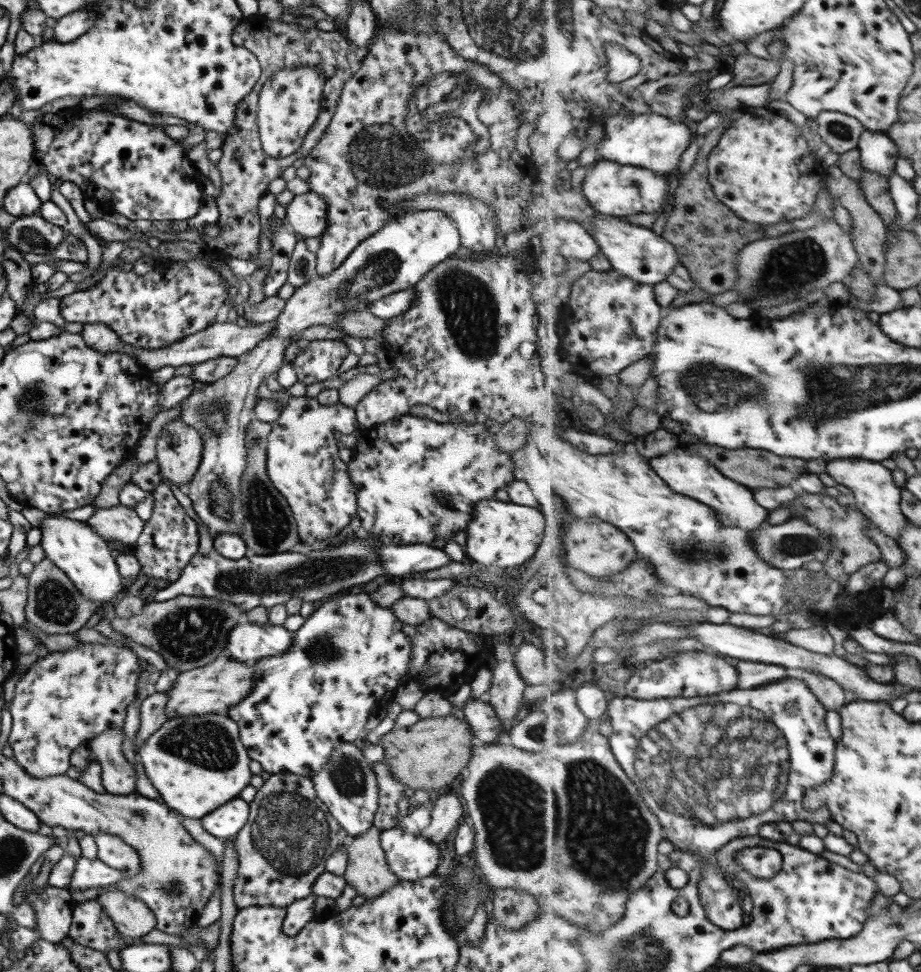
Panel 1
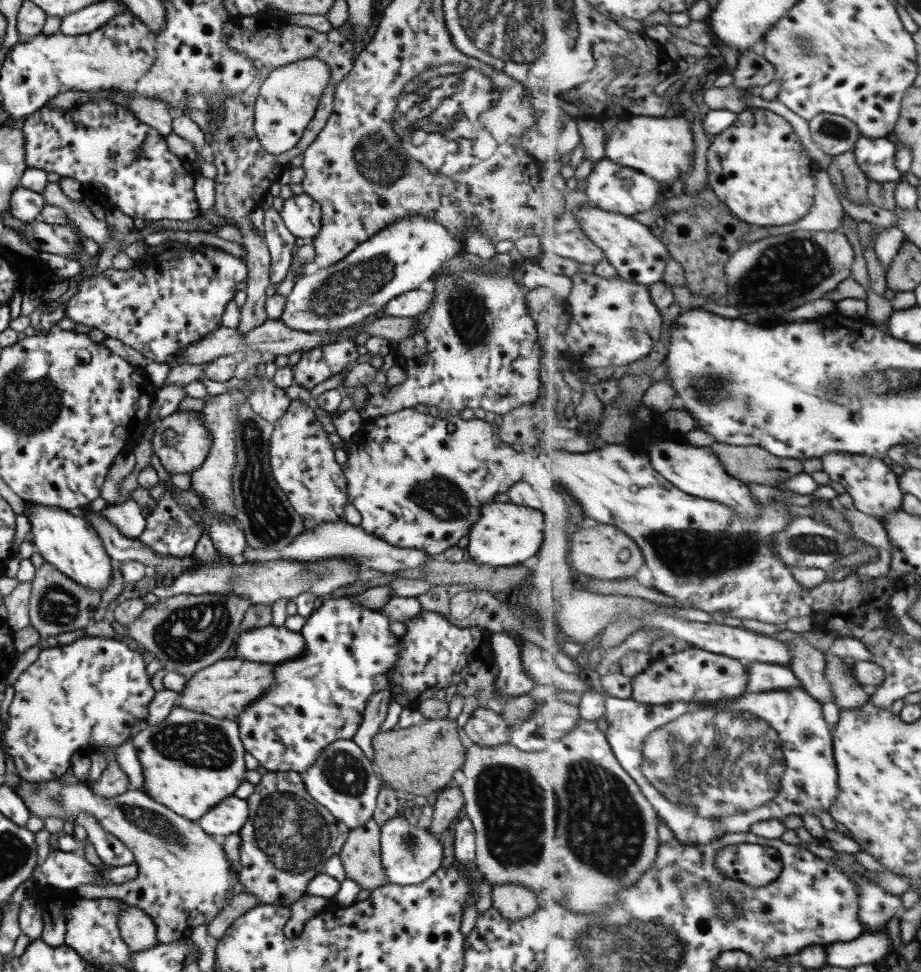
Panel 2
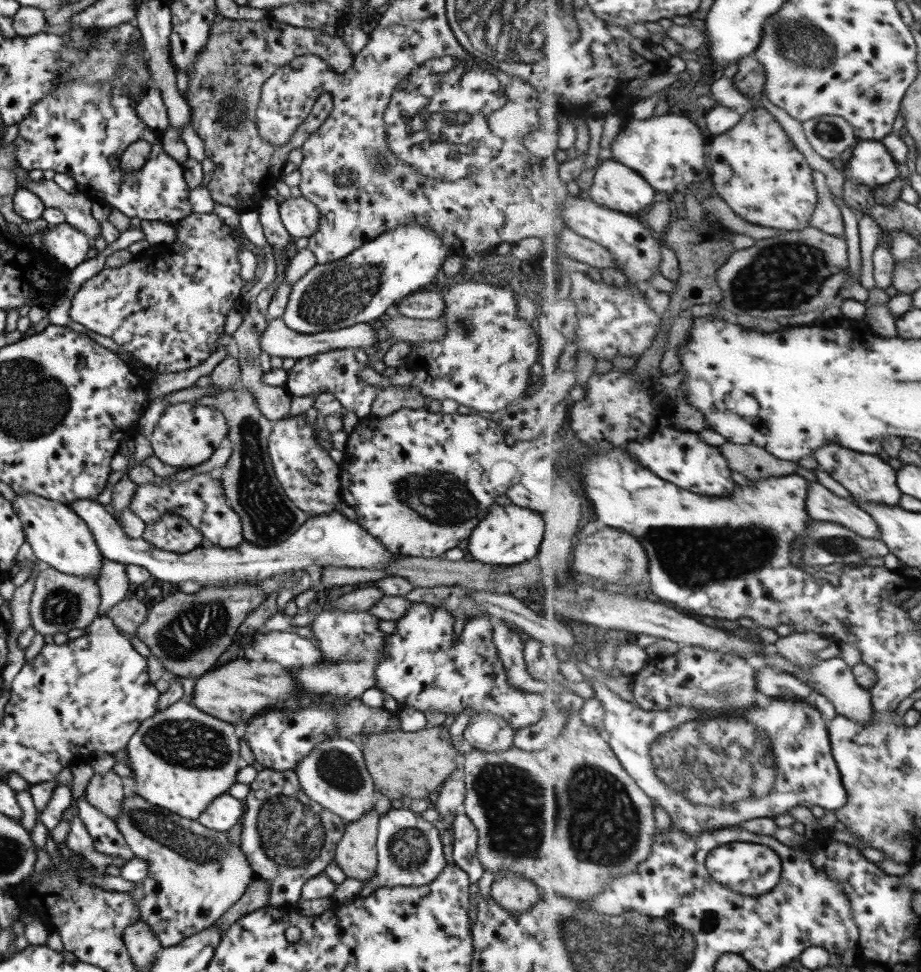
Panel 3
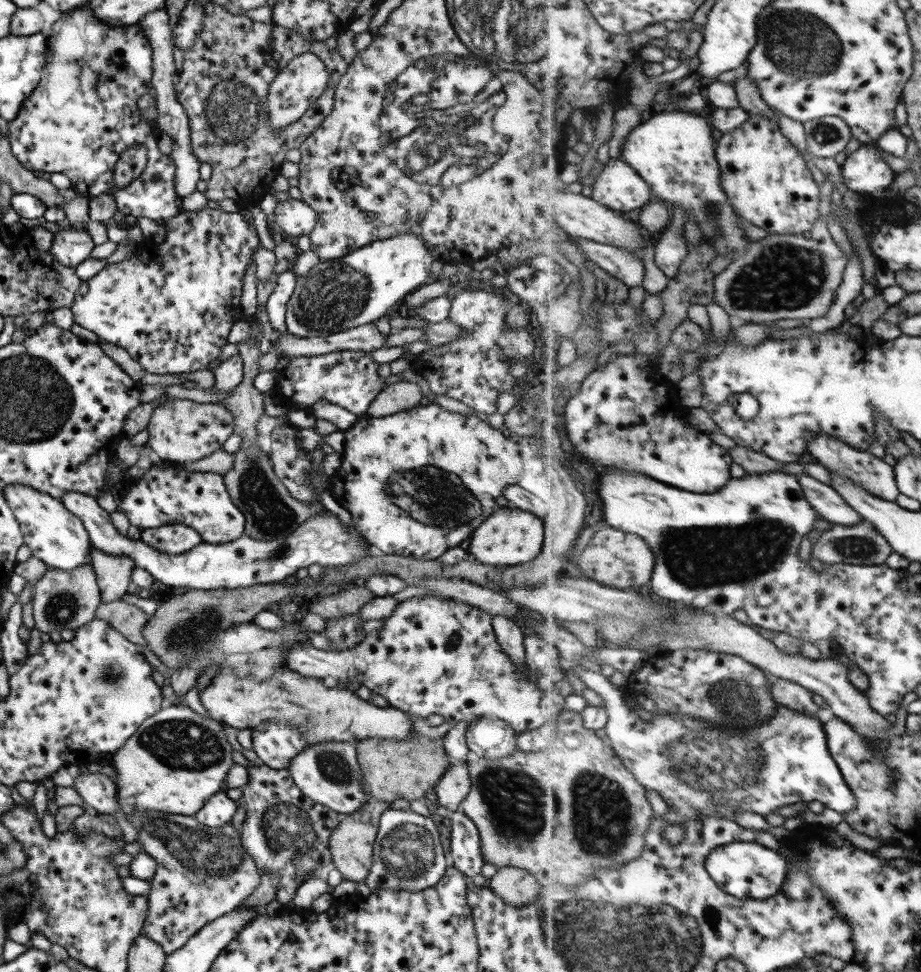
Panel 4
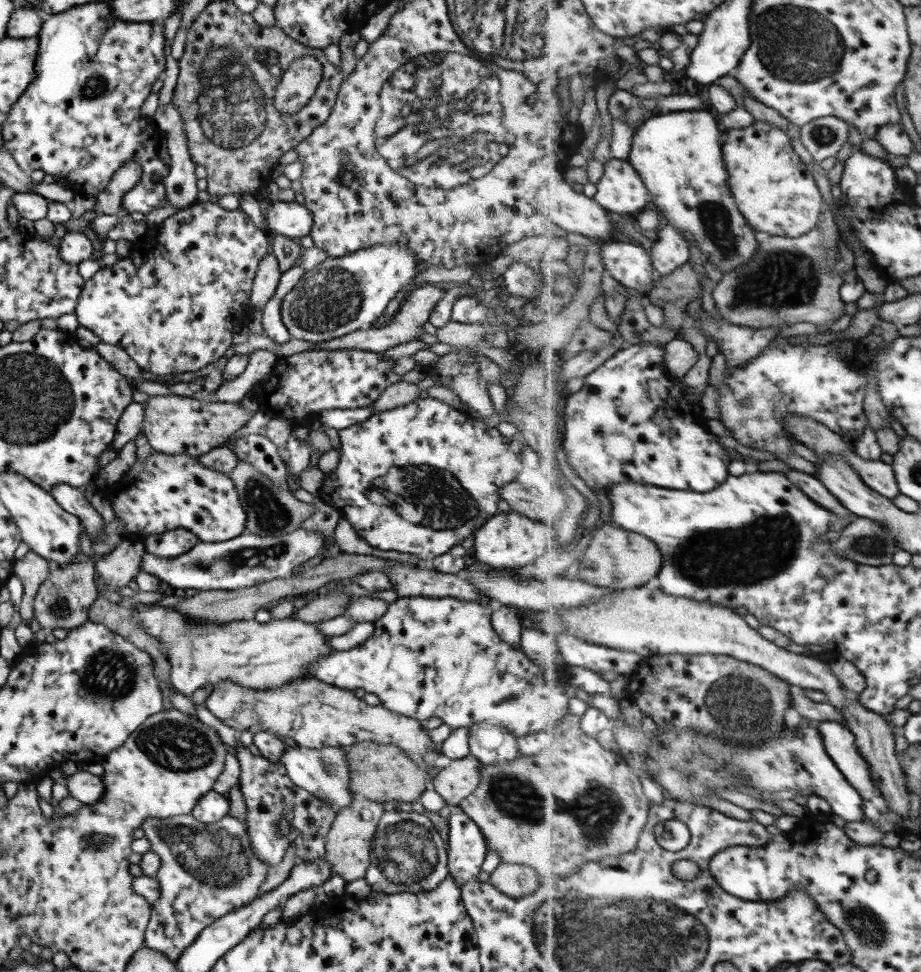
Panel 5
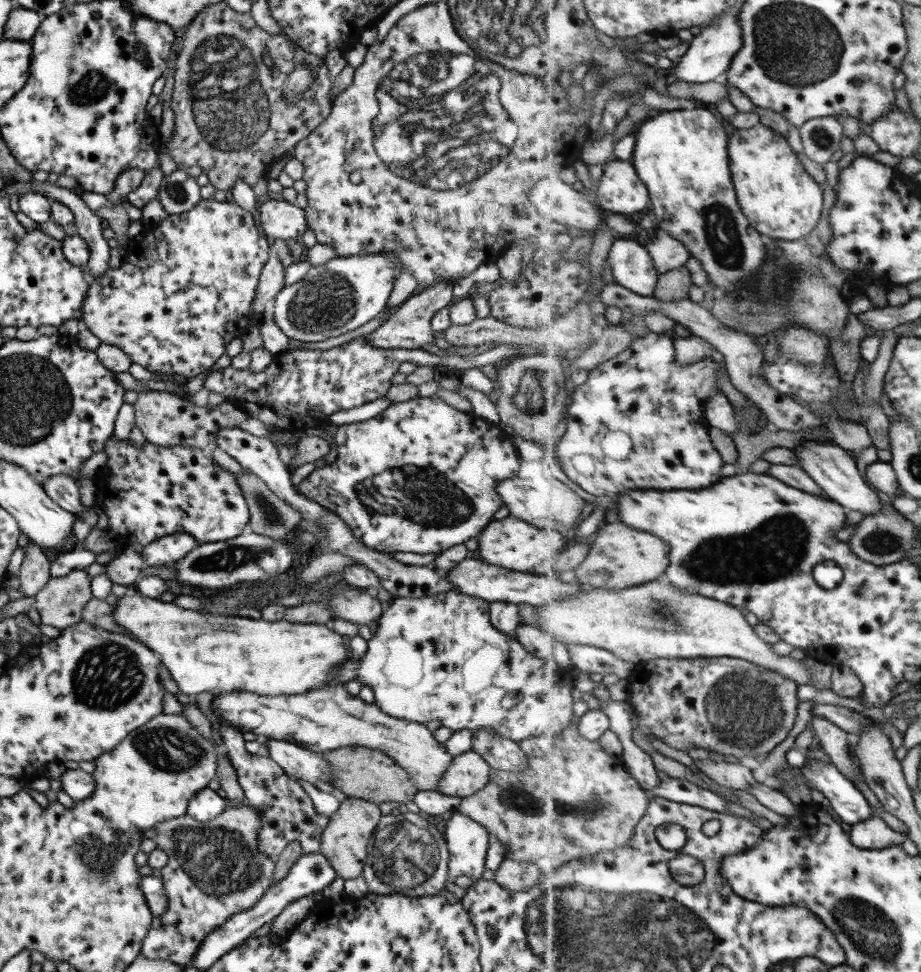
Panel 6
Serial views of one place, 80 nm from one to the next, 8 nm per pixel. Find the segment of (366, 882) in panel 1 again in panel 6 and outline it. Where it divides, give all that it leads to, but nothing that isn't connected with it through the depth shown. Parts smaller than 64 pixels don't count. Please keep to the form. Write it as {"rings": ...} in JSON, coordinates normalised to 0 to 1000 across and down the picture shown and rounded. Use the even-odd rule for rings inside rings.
{"rings":[[[383,820],[369,821],[366,833],[358,838],[357,848],[349,856],[345,873],[366,902],[378,905],[393,900],[404,859],[413,841],[409,827]]]}

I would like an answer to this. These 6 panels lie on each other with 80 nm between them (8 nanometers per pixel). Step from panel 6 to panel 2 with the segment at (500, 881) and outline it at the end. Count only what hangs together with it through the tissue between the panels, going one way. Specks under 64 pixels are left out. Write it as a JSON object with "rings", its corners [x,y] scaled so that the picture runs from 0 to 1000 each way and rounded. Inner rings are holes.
{"rings":[[[540,909],[540,912],[534,912],[532,921],[534,934],[539,934],[542,940],[553,948],[574,942],[584,933],[579,917],[570,912],[564,912],[564,909]]]}

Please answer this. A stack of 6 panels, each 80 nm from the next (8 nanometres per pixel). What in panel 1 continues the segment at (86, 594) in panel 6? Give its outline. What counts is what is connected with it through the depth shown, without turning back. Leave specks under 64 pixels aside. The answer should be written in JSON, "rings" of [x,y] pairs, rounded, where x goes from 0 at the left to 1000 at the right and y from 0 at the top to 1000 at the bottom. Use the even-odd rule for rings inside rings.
{"rings":[[[47,573],[37,580],[36,586],[27,593],[30,597],[26,633],[29,640],[51,652],[78,652],[90,645],[98,634],[105,629],[105,621],[97,619],[80,604],[80,601],[52,574]]]}

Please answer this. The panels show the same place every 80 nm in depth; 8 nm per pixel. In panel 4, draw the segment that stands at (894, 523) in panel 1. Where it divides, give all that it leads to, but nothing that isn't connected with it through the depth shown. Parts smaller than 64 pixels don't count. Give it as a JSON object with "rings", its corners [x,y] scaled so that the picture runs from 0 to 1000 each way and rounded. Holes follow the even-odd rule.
{"rings":[[[896,445],[881,448],[877,451],[877,456],[877,464],[883,472],[887,472],[886,475],[896,479],[902,487],[915,487],[922,494],[934,498],[950,510],[970,516],[973,516],[976,512],[978,504],[974,498],[973,484],[971,479],[965,479],[957,470],[949,469],[948,467],[944,467],[944,465],[925,460],[912,451],[897,448]]]}

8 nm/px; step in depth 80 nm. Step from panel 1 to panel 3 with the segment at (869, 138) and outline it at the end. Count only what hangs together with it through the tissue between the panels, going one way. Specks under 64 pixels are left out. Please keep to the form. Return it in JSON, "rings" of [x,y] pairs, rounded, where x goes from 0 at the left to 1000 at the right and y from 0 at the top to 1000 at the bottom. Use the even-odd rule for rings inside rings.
{"rings":[[[932,145],[924,165],[917,169],[919,179],[934,189],[952,193],[965,189],[976,181],[974,167],[958,145]]]}

